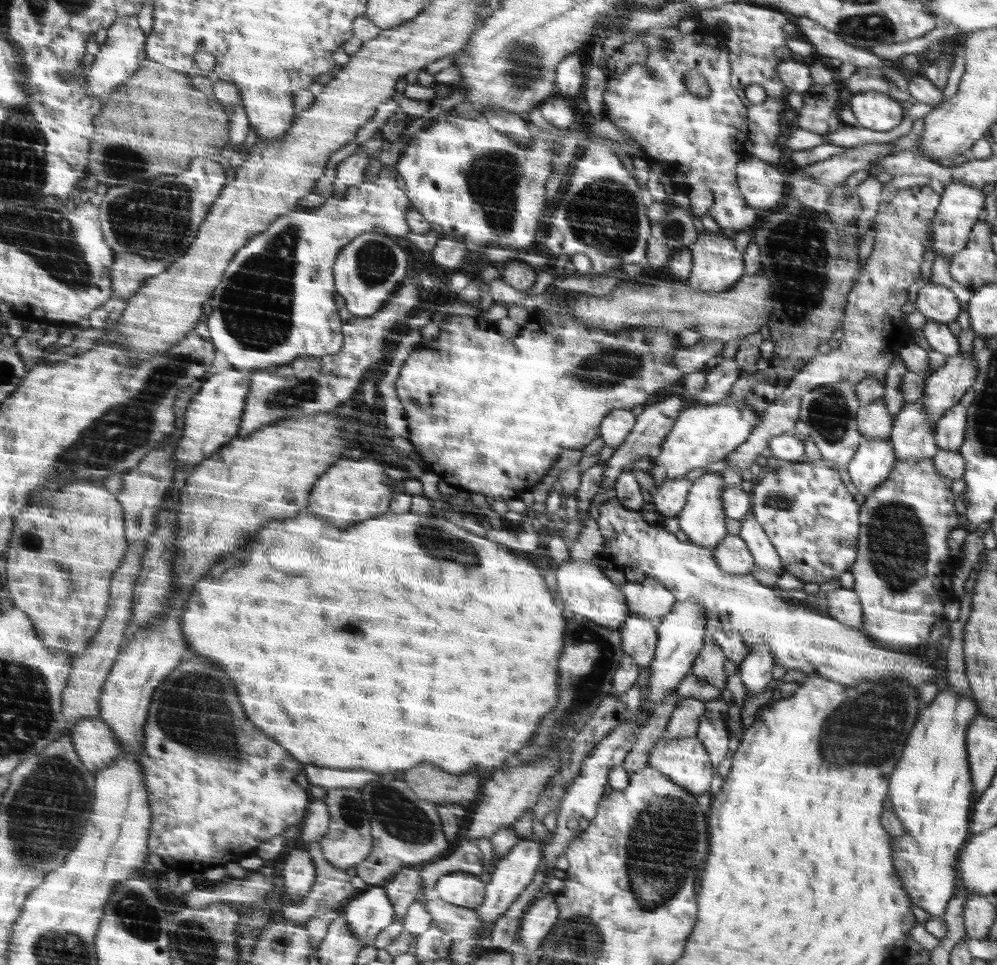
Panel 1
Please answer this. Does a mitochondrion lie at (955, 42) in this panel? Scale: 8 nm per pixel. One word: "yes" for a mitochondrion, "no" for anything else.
no

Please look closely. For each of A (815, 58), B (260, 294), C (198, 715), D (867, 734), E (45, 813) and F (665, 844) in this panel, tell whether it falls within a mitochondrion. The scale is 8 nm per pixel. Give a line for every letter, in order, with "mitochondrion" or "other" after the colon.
A: other
B: mitochondrion
C: mitochondrion
D: mitochondrion
E: mitochondrion
F: mitochondrion

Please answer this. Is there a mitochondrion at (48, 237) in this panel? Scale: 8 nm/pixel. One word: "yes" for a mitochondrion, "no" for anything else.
yes

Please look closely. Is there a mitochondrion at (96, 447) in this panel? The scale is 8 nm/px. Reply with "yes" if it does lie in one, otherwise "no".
yes

